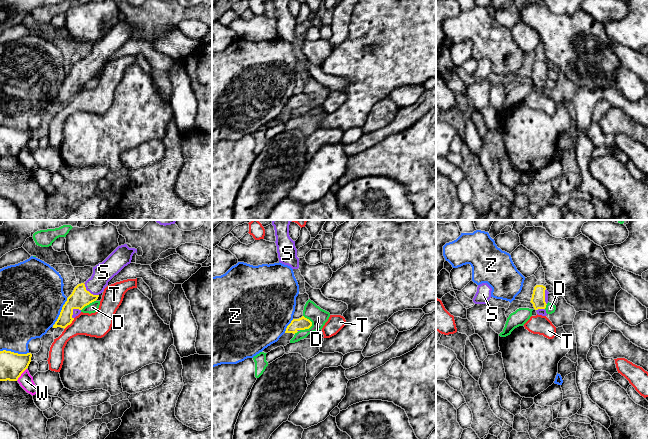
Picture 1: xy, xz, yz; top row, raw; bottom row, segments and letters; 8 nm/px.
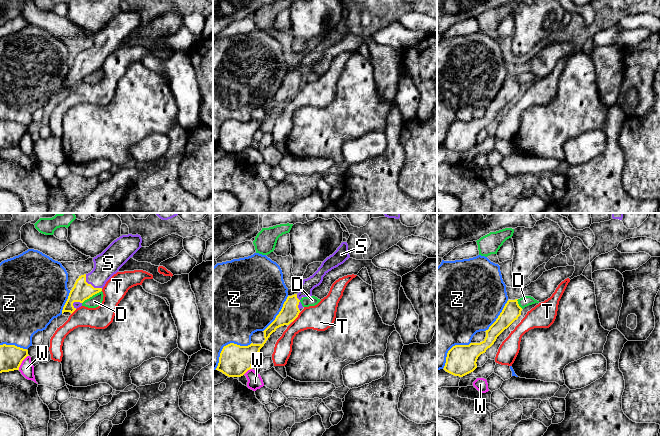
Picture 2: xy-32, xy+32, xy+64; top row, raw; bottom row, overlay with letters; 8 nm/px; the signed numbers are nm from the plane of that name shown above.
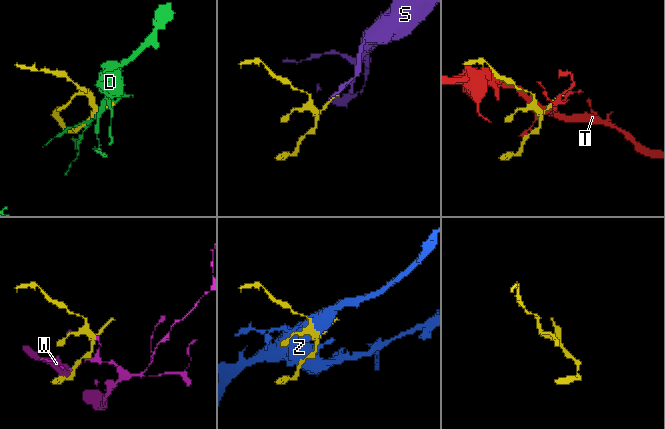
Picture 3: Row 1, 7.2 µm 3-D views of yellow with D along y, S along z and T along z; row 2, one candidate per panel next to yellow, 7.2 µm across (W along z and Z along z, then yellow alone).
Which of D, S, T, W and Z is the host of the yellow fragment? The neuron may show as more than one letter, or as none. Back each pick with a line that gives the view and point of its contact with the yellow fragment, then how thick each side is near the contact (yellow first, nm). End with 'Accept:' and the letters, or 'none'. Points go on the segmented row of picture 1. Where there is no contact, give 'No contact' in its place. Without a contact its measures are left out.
S: Touches yellow at xy (88, 291). Thickness 160 nm (yellow) against 160 nm
Accept: S

